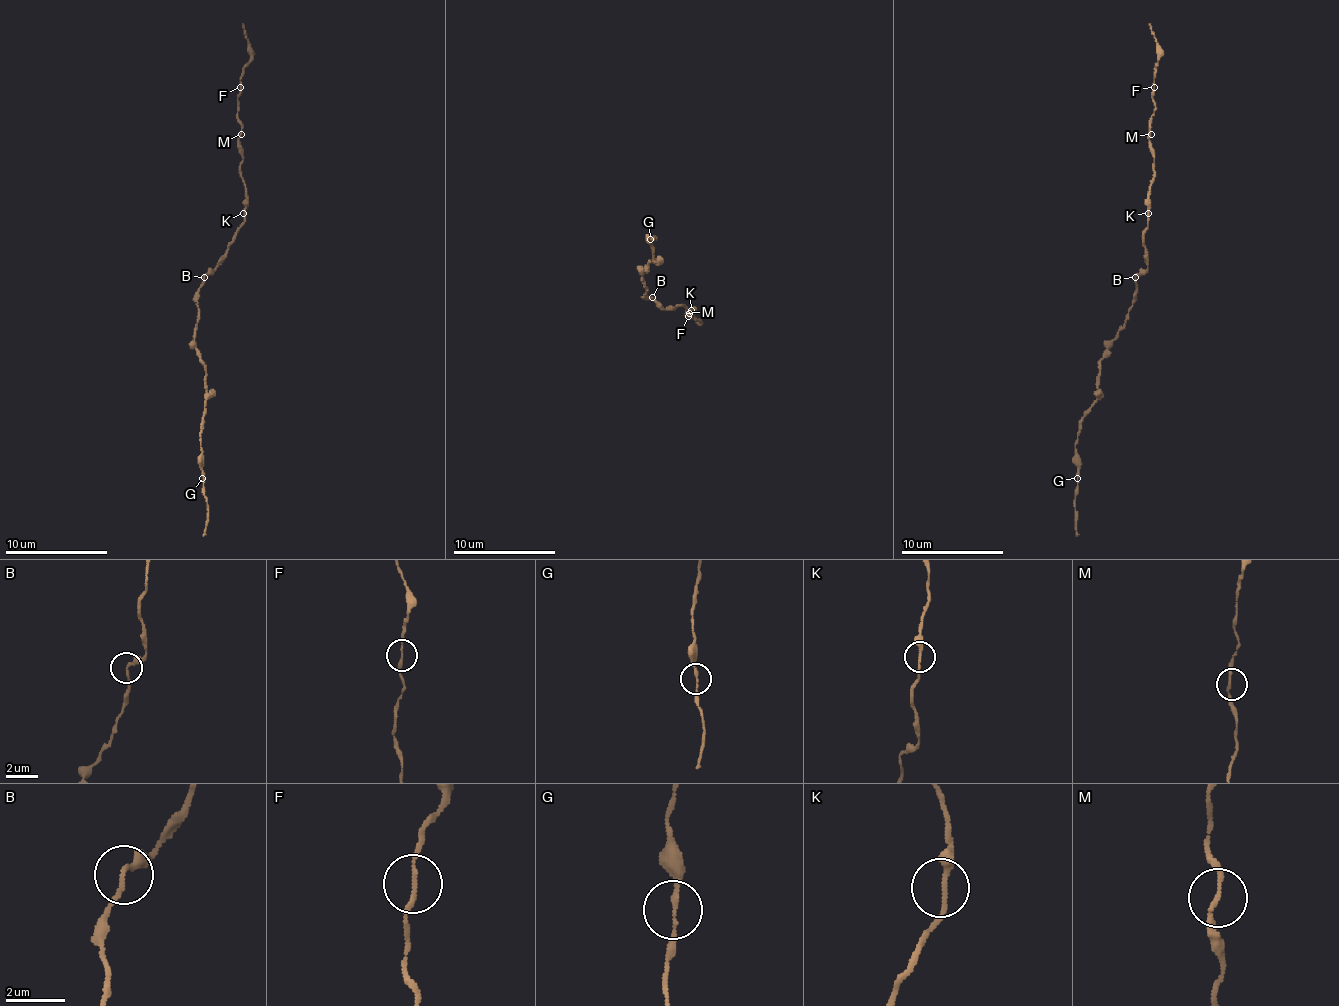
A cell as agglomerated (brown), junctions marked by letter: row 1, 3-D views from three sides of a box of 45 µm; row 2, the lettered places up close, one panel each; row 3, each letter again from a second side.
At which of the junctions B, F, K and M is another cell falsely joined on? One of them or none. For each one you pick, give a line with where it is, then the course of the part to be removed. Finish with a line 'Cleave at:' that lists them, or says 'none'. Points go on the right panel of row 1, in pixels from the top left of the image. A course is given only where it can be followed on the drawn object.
Cleave at: none

